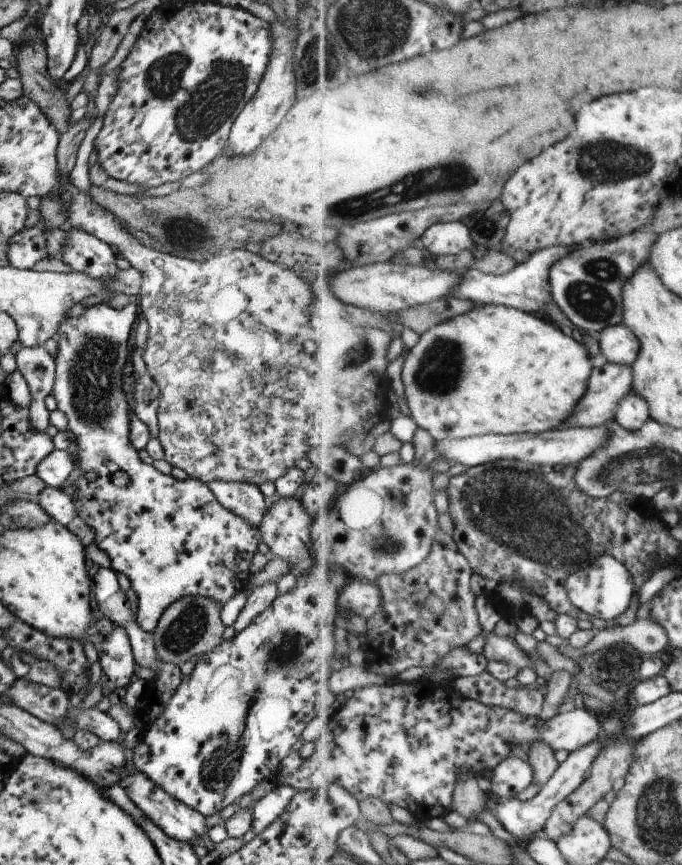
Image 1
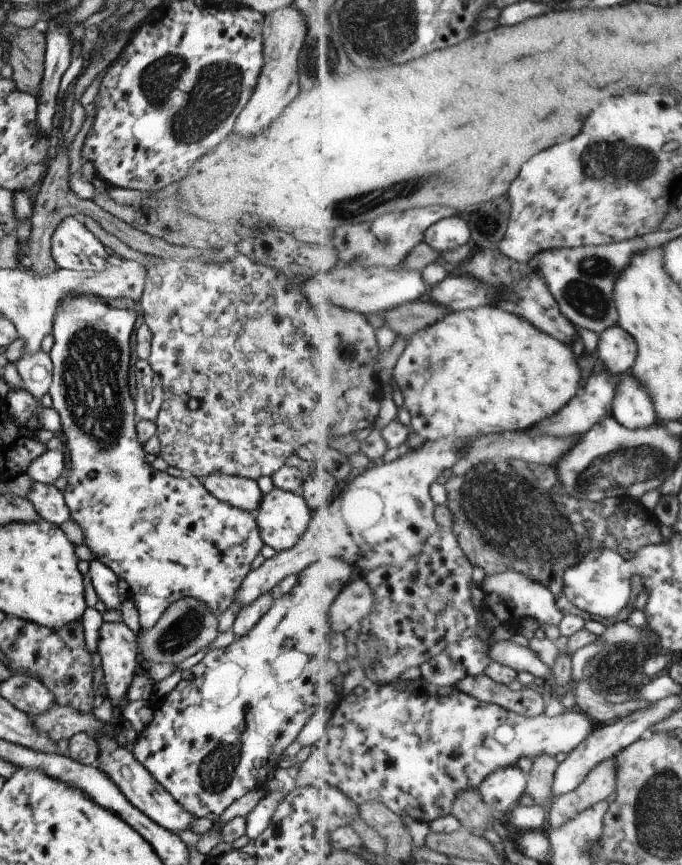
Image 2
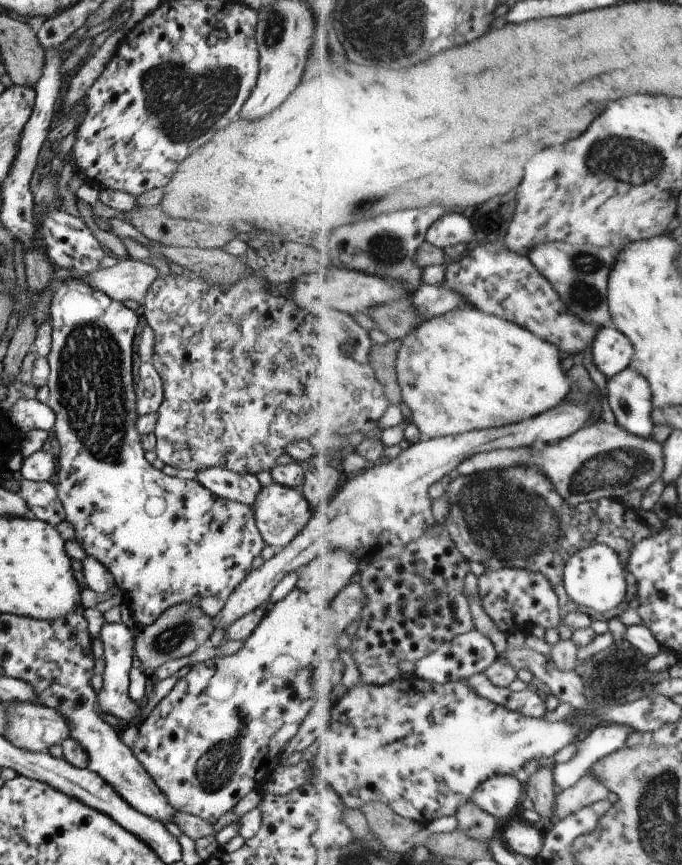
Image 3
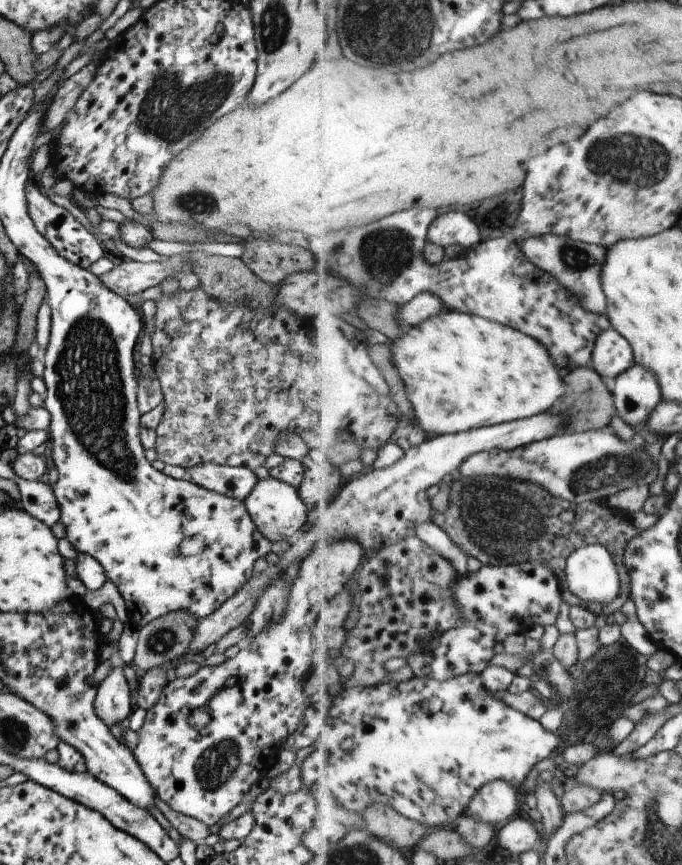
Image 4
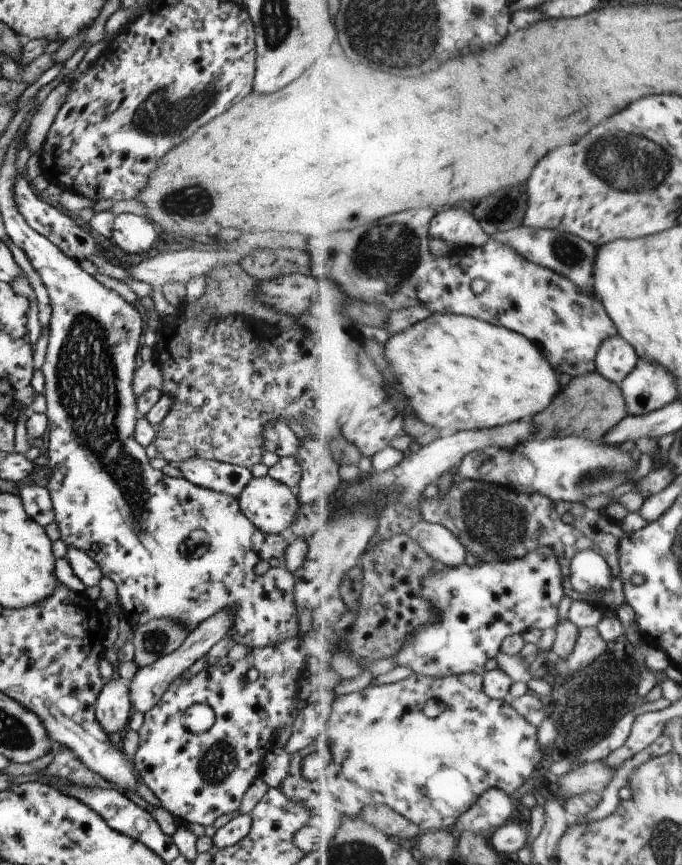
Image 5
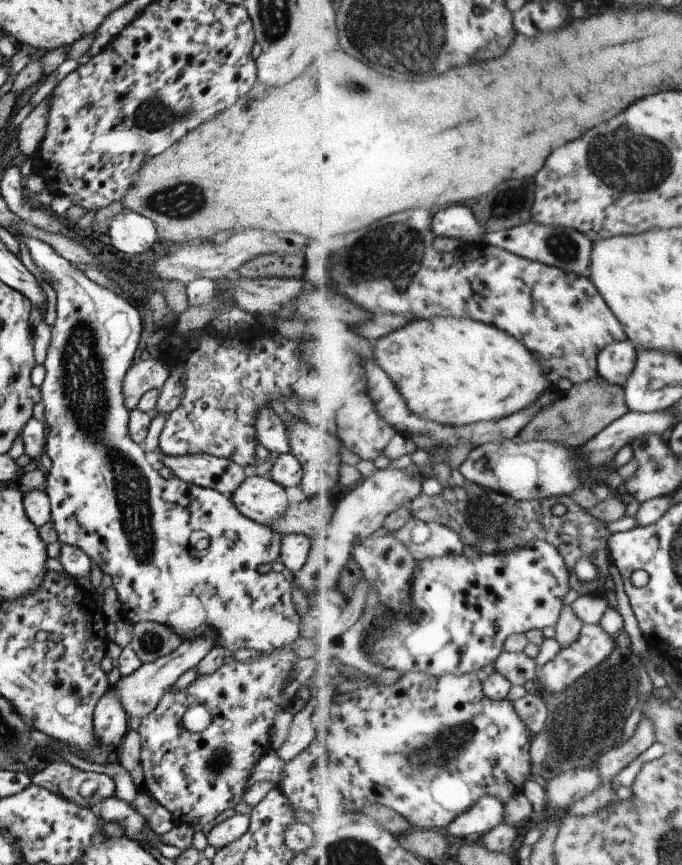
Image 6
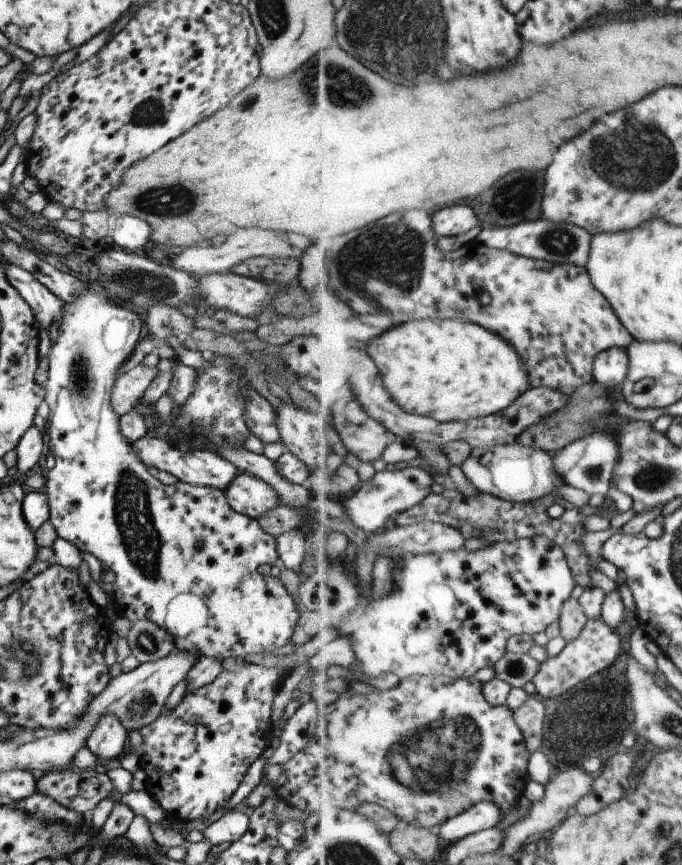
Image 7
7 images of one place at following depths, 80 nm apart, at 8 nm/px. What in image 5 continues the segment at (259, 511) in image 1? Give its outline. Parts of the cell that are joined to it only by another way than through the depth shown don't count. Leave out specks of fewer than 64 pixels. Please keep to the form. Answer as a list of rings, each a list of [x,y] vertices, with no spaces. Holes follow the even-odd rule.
[[[199,457],[171,463],[171,466],[177,467],[187,482],[235,498],[252,477],[249,470],[239,465]]]

